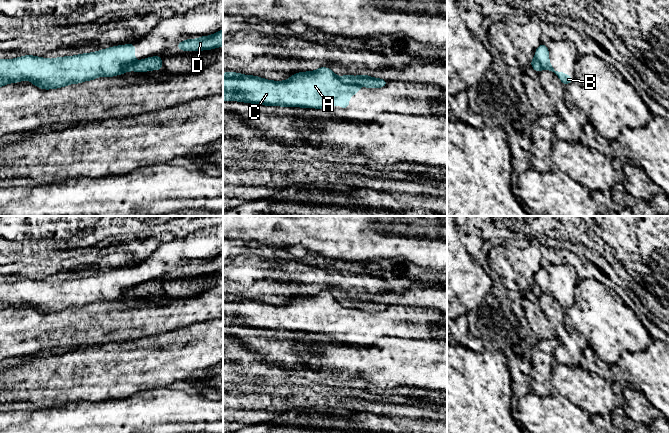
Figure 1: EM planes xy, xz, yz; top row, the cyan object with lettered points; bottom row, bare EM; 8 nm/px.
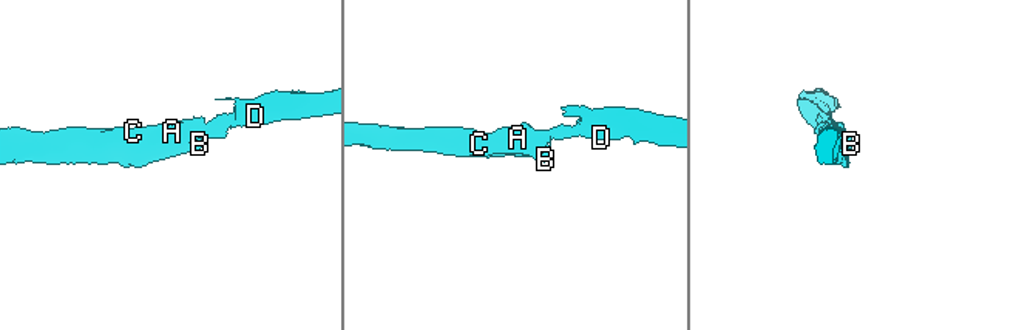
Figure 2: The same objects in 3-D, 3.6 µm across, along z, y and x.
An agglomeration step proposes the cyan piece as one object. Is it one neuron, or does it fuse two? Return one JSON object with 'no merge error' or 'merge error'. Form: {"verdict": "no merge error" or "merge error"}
{"verdict": "merge error"}

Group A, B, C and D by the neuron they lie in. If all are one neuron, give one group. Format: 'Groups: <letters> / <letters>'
Groups: A B C / D

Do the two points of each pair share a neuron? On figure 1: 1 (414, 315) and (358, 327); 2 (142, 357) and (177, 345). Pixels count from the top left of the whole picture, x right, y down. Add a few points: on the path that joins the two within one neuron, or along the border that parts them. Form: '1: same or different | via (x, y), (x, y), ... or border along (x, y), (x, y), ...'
1: same | via (400, 319), (391, 323), (372, 326)
2: same | via (151, 352), (162, 350), (168, 346)

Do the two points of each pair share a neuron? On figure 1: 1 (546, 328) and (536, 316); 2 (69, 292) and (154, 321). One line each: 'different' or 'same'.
1: same
2: different

